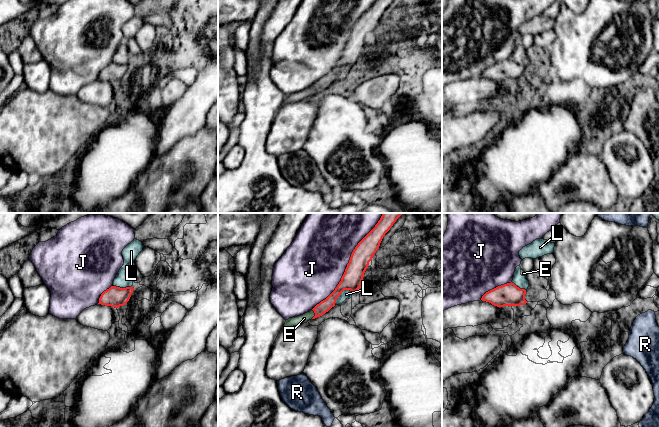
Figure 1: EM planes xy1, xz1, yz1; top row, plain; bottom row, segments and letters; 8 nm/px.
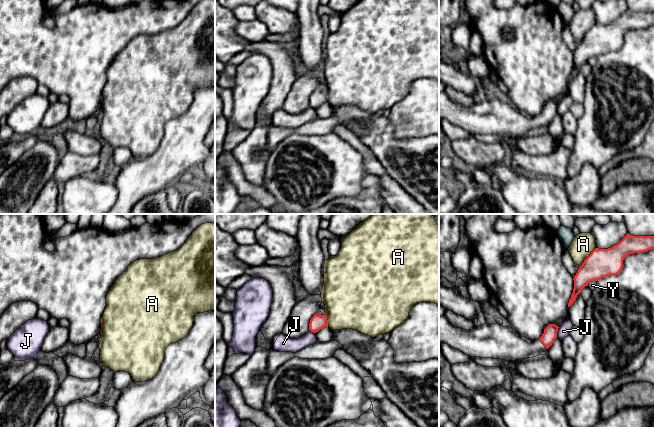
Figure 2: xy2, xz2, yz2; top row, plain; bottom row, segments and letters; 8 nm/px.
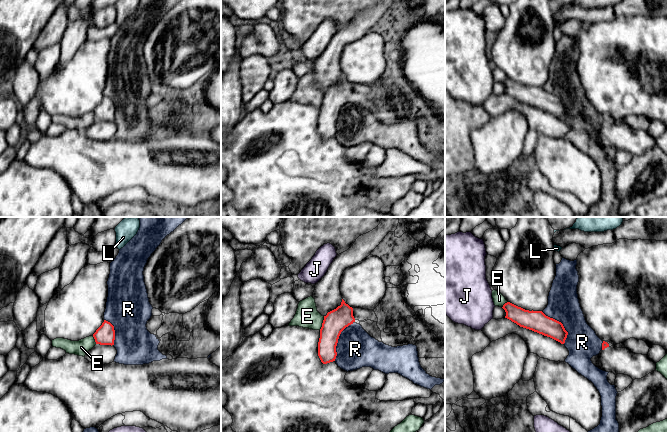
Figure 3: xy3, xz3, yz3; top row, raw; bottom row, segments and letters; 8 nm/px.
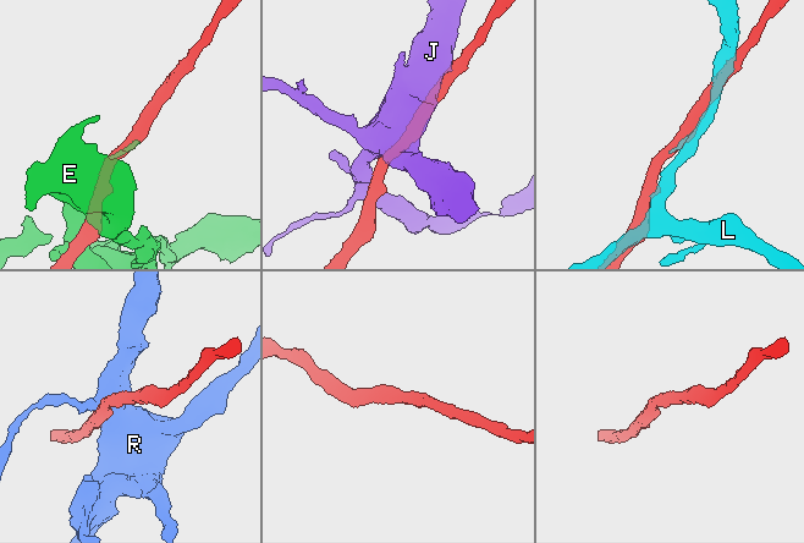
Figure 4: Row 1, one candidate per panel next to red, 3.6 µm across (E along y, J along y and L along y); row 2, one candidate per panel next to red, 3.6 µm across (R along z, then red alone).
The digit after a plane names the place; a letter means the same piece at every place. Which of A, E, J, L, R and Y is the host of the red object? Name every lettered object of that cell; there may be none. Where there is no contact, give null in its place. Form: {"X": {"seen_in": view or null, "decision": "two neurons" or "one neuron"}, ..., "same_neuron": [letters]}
{"A": {"seen_in": "yz2", "decision": "two neurons"}, "E": {"seen_in": "xz3", "decision": "two neurons"}, "J": {"seen_in": "xz1", "decision": "two neurons"}, "L": {"seen_in": "xz1", "decision": "two neurons"}, "R": {"seen_in": "xz3", "decision": "two neurons"}, "Y": {"seen_in": "yz2", "decision": "two neurons"}, "same_neuron": []}

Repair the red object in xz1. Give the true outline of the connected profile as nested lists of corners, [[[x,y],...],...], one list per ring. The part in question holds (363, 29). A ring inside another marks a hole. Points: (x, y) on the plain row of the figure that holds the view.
[[[376,0],[375,3],[358,19],[351,30],[349,39],[335,66],[325,76],[321,77],[312,85],[315,89],[315,92],[312,95],[322,92],[334,83],[337,74],[344,66],[350,66],[355,69],[360,65],[369,38],[379,25],[383,13],[392,2],[393,0]]]

